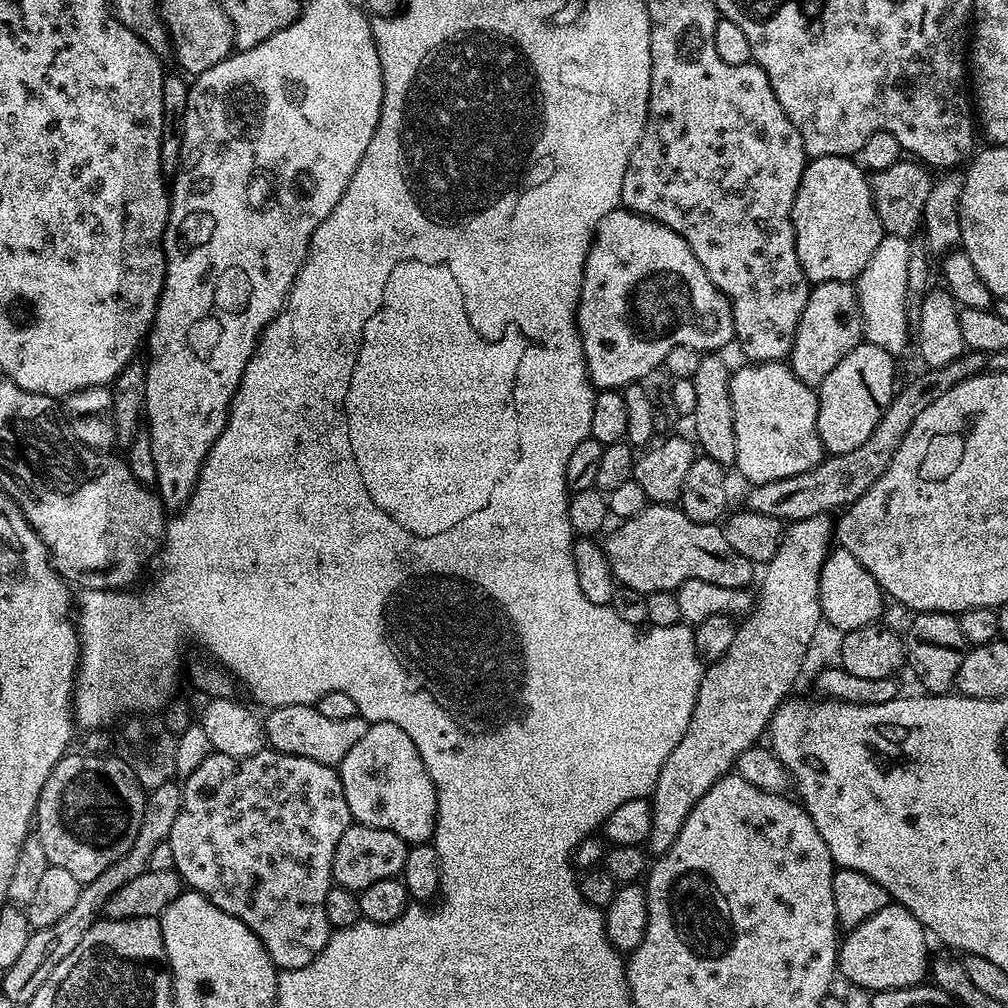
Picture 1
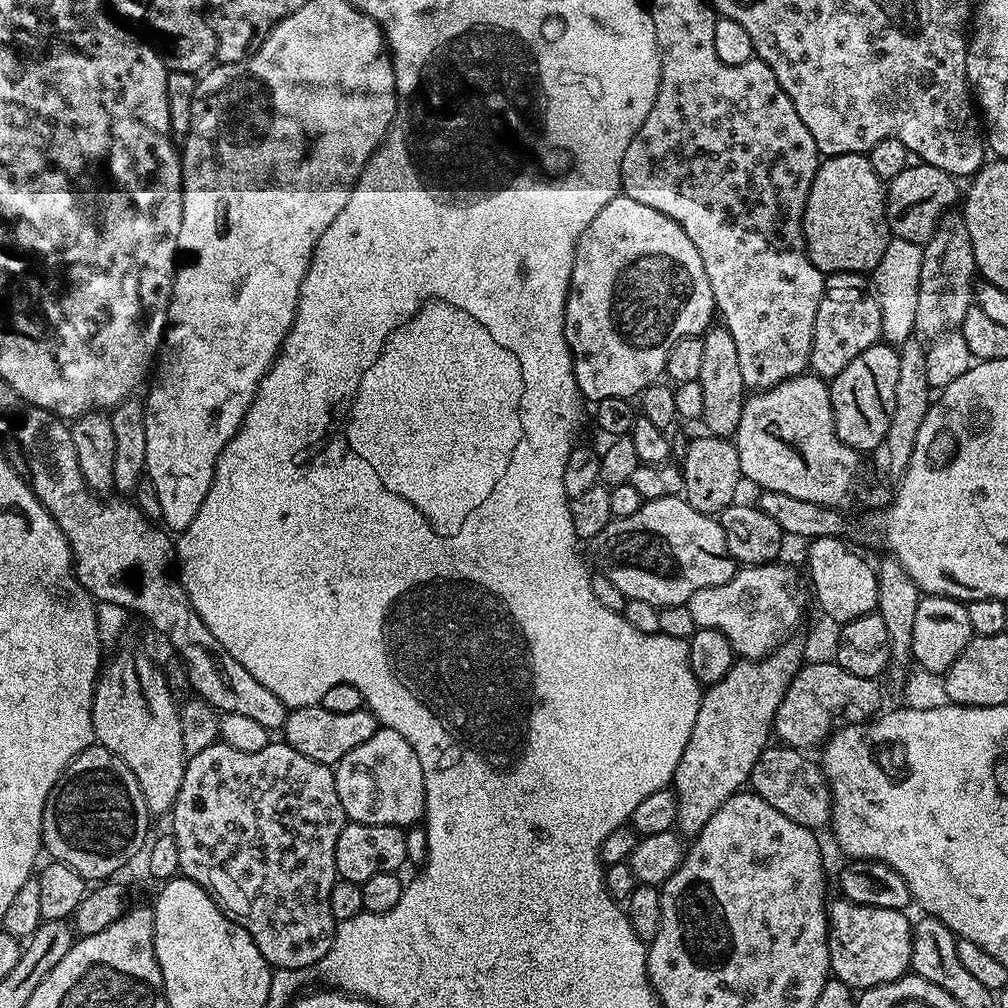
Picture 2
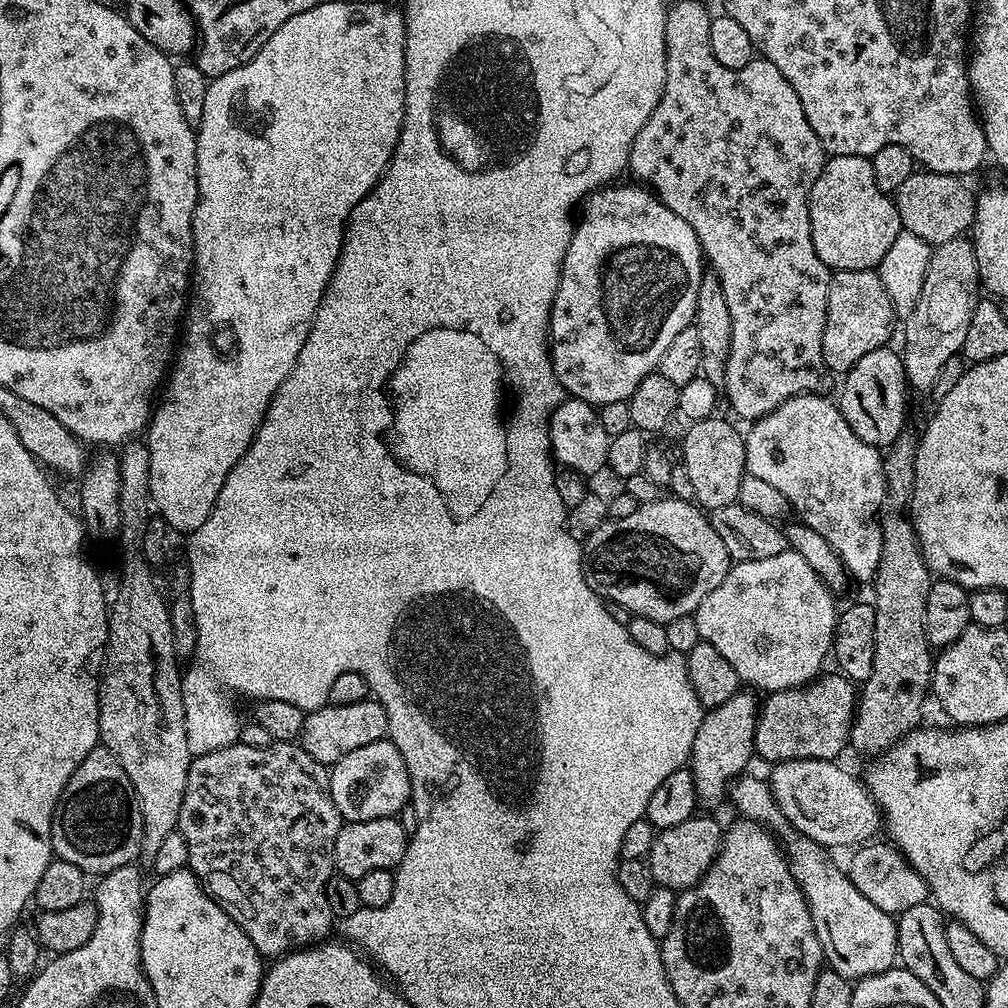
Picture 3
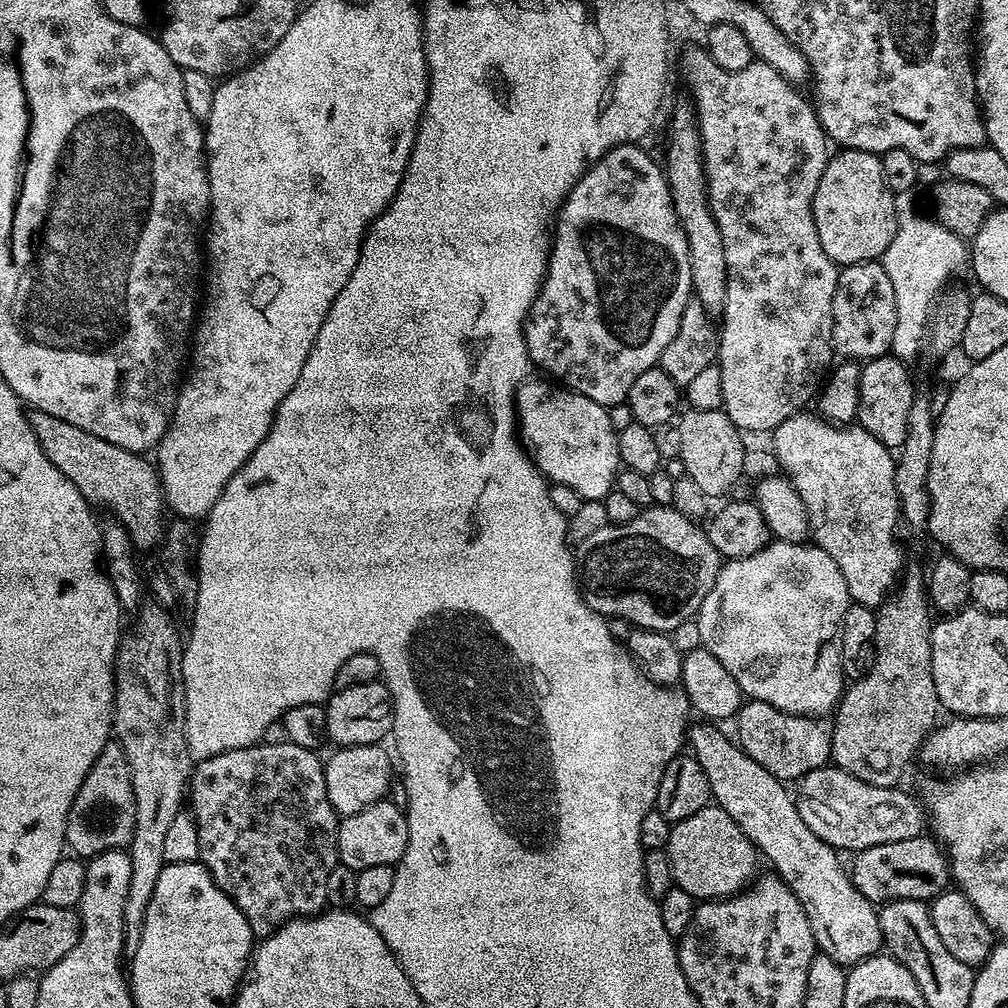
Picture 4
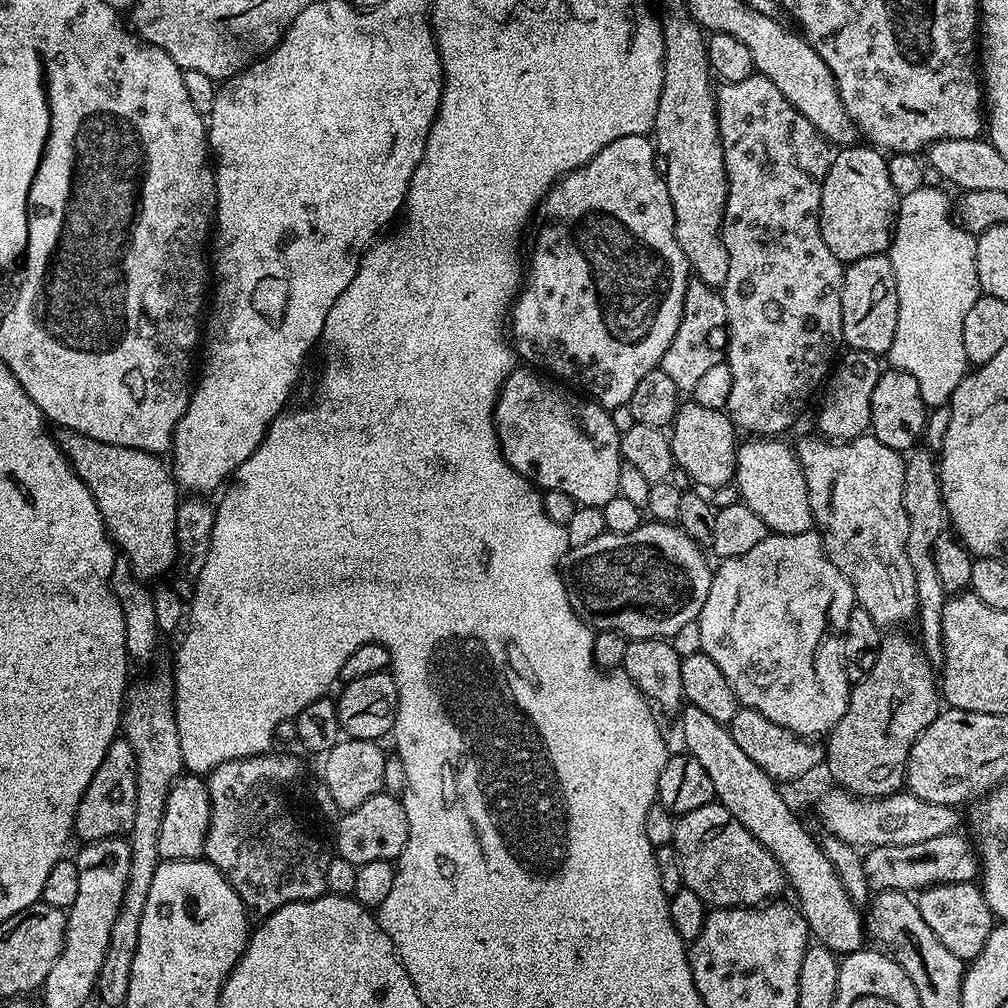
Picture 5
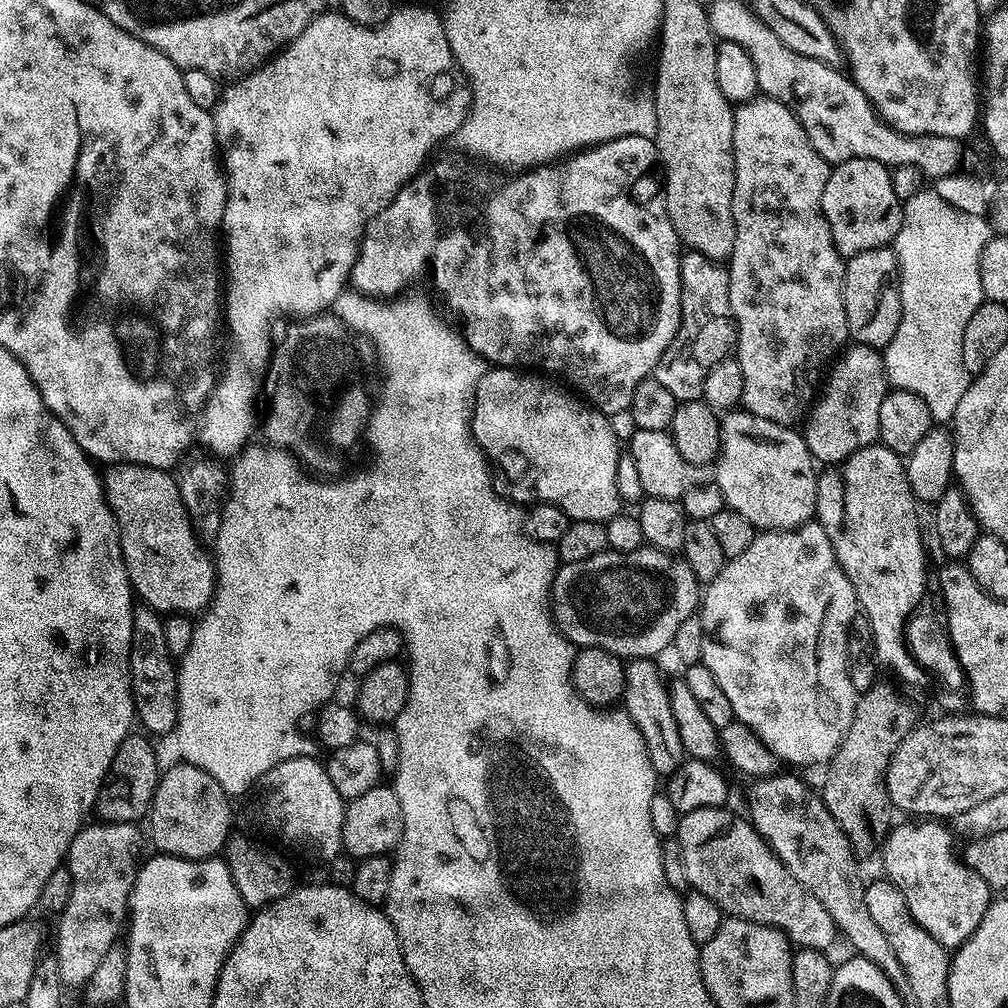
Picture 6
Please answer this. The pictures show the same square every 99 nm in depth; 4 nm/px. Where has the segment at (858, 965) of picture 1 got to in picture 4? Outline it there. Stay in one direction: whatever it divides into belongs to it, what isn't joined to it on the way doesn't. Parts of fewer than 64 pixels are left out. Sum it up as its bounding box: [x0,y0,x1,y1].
[686,723,884,966]

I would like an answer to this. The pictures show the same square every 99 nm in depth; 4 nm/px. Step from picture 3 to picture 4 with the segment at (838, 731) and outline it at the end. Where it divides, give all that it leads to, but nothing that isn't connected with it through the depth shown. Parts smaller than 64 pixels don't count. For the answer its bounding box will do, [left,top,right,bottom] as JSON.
[734,700,832,781]

